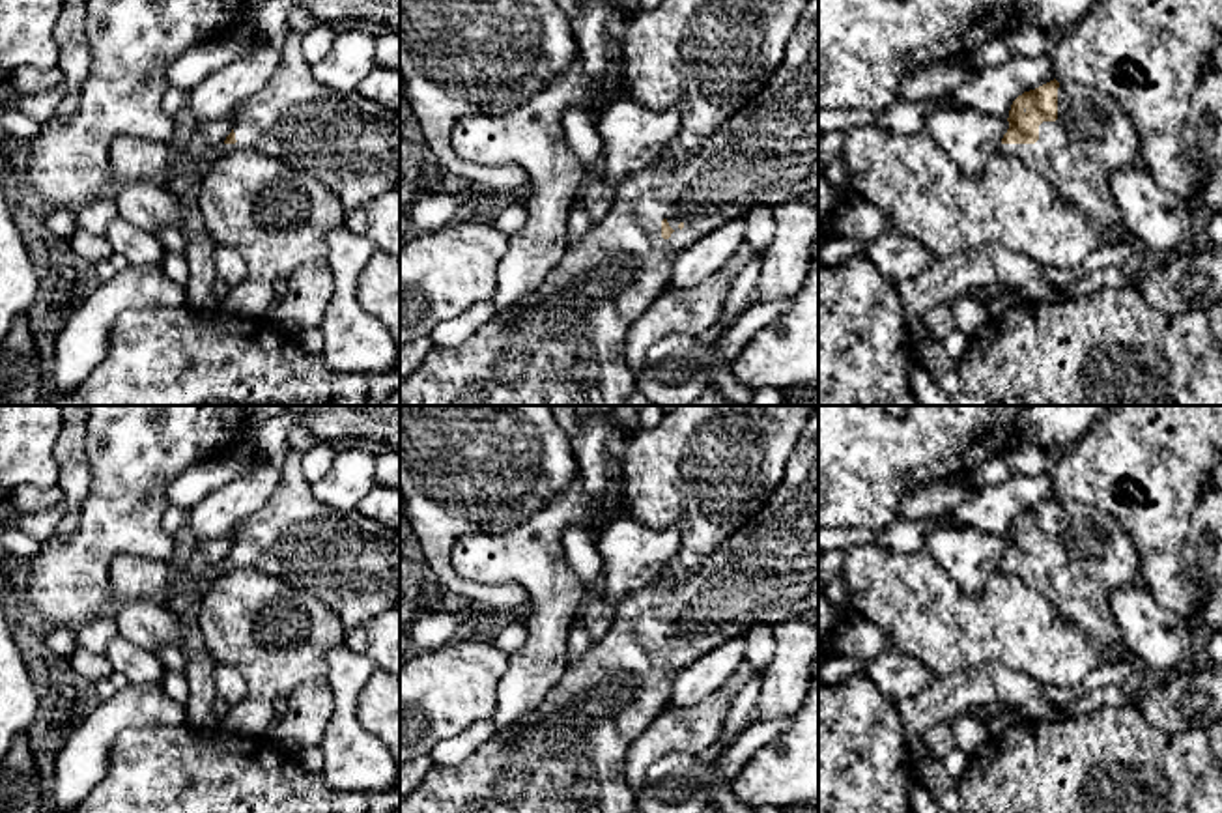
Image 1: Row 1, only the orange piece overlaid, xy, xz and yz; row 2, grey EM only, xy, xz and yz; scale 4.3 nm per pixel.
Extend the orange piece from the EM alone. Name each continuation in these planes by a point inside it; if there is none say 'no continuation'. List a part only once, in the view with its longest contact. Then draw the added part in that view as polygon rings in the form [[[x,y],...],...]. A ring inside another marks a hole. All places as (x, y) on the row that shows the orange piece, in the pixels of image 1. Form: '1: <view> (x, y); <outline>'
1: yz (1077, 154); [[[1059,84],[1058,120],[1039,125],[1035,144],[1002,144],[1002,151],[1043,176],[1097,230],[1123,222],[1110,176],[1125,166],[1145,172],[1134,123],[1114,97],[1082,84]]]

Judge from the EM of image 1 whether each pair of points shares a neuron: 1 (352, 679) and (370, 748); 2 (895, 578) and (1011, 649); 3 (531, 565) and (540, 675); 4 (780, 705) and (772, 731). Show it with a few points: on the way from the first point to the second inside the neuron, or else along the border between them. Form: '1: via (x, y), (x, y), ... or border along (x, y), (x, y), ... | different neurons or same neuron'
1: via (346, 696), (346, 724), (354, 731) | same neuron
2: via (923, 606), (946, 628), (983, 628) | same neuron
3: via (544, 593), (544, 647) | same neuron
4: border along (793, 714), (759, 720), (748, 727) | different neurons

